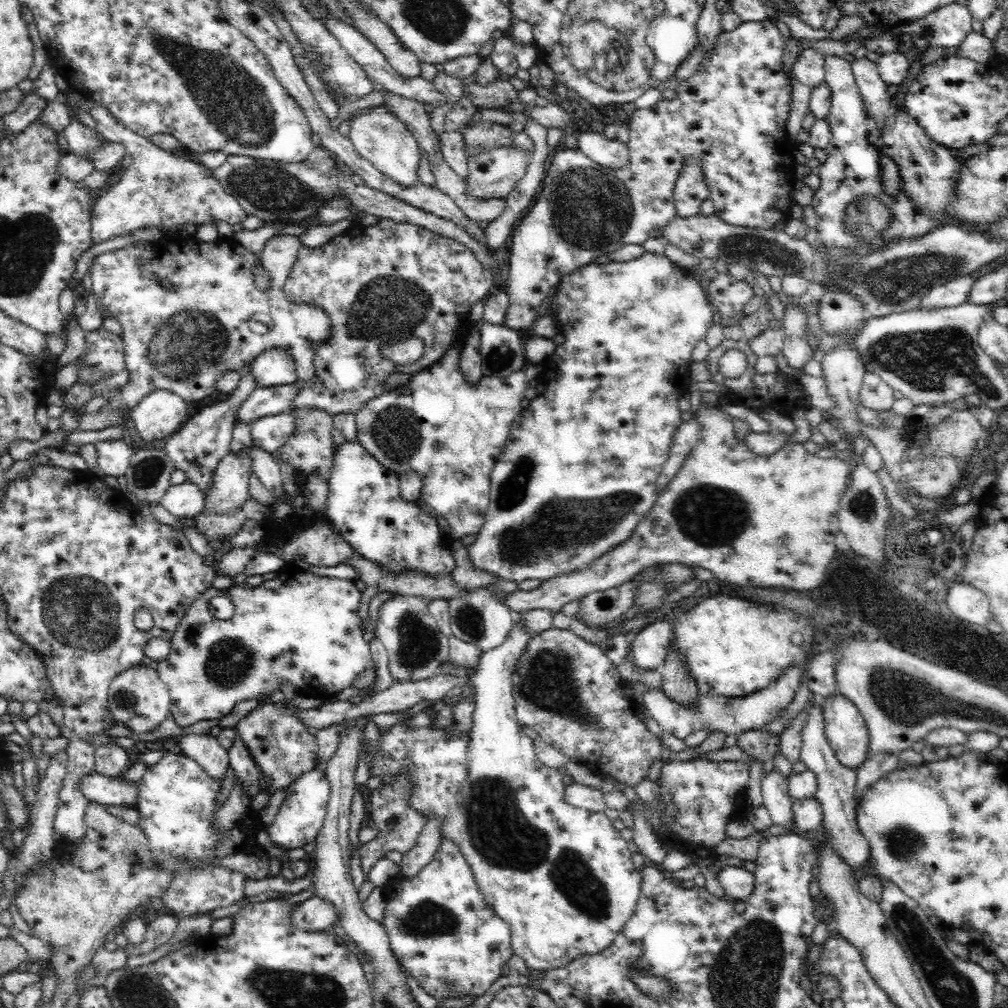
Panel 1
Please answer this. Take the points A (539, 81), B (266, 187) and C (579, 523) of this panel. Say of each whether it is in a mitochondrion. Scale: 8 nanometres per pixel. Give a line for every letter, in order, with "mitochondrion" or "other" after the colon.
A: other
B: mitochondrion
C: mitochondrion

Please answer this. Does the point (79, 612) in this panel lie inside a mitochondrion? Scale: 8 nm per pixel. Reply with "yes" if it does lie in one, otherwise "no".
yes

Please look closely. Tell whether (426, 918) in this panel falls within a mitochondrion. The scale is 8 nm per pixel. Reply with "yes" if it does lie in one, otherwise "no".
yes

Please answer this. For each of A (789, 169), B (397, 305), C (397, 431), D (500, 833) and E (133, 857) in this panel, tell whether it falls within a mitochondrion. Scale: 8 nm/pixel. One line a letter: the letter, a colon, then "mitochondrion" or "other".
A: other
B: mitochondrion
C: mitochondrion
D: mitochondrion
E: mitochondrion

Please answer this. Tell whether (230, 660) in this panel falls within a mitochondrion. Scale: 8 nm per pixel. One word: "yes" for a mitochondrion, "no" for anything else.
yes

